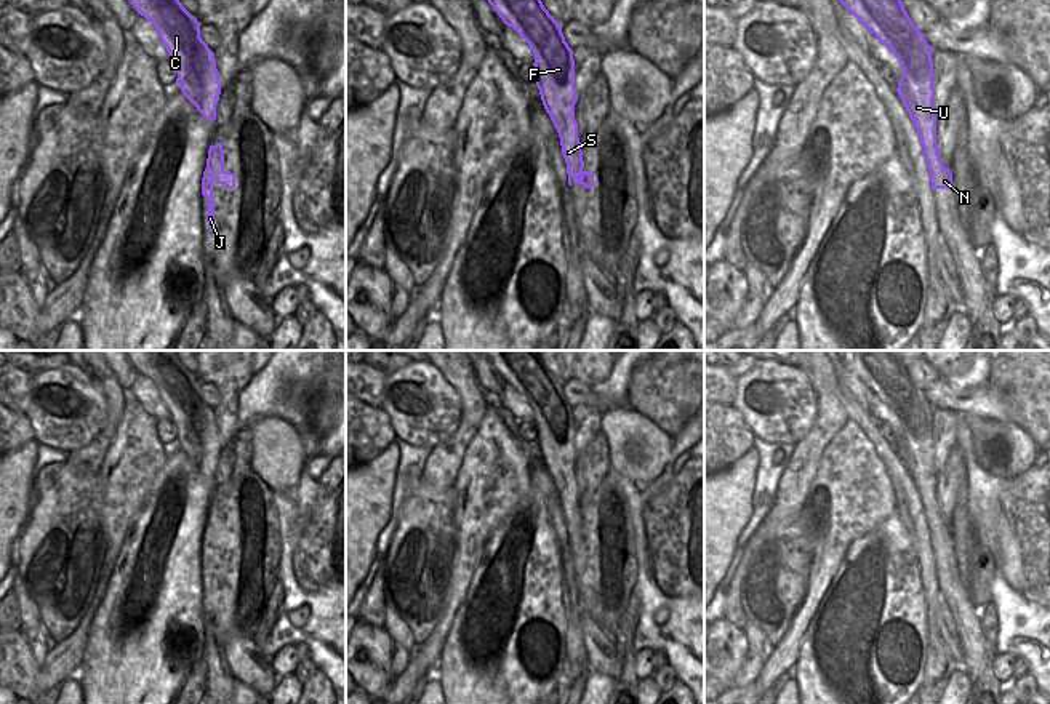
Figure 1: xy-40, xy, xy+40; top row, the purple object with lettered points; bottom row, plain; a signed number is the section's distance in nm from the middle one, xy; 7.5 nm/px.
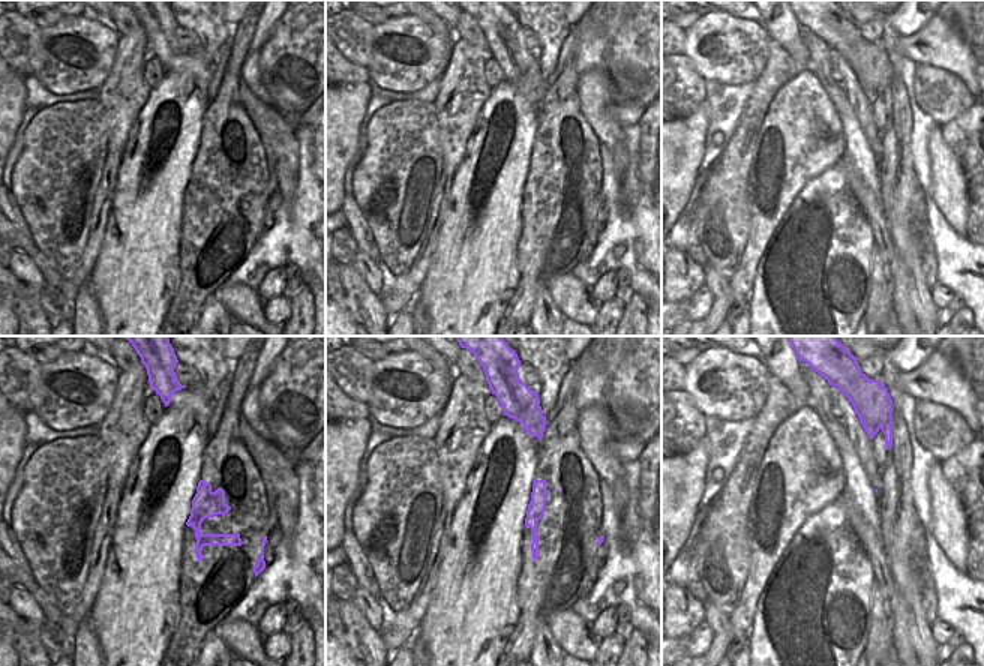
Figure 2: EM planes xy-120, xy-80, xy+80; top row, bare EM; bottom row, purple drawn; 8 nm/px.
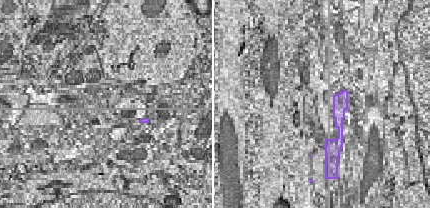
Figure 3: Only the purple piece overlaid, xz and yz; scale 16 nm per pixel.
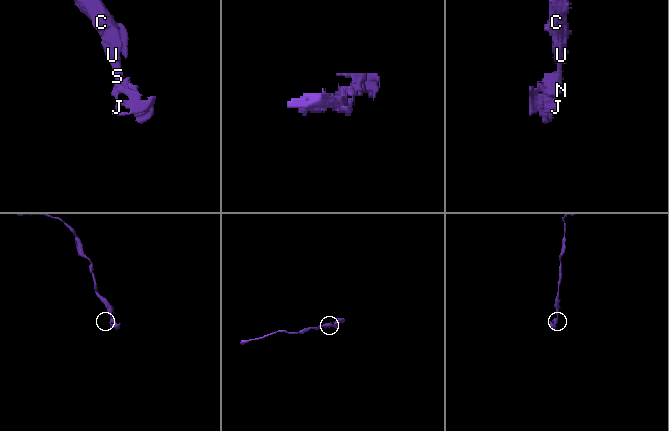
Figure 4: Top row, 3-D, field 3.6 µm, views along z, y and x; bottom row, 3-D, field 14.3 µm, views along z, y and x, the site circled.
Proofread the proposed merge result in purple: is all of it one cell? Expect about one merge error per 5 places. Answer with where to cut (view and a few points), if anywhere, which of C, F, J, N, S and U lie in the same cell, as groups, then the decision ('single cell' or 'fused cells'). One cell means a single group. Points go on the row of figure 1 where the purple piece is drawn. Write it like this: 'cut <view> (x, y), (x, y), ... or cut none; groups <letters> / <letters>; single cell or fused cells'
cut none; groups C F J N S U; single cell

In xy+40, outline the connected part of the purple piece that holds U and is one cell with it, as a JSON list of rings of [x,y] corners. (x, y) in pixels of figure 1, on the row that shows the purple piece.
[[[839,0],[898,58],[903,75],[898,94],[920,136],[932,190],[951,189],[952,173],[940,158],[933,110],[933,48],[911,21],[901,0]]]

